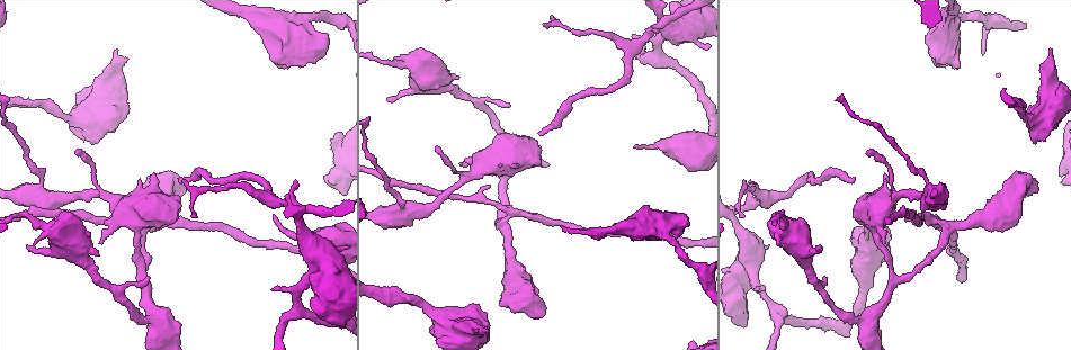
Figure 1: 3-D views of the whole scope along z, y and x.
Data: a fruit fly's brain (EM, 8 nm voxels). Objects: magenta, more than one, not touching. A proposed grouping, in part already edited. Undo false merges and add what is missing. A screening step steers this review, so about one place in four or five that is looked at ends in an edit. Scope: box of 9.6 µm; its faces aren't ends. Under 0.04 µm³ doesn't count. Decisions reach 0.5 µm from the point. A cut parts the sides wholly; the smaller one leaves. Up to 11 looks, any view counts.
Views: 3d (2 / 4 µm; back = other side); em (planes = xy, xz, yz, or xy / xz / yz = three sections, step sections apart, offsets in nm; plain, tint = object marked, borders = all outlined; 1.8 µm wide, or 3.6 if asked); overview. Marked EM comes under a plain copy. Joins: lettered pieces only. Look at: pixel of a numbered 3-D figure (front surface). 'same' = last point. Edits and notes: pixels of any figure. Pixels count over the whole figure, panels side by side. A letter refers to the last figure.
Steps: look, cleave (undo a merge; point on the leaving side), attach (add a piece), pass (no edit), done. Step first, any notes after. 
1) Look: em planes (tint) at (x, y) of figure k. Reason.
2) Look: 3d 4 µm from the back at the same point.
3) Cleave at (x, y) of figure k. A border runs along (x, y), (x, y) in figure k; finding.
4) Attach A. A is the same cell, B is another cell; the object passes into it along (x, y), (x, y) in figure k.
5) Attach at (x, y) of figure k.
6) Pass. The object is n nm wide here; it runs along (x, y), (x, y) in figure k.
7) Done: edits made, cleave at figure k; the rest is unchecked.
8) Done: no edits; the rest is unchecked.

Look: em yz step 8 (borders) at (502, 228) of figure 1.

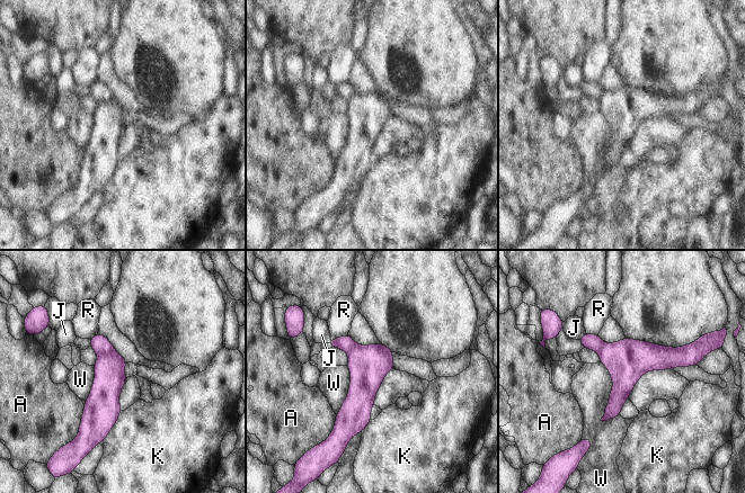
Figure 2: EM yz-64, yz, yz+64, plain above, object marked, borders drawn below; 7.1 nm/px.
Look: em planes (borders) at the same point. Cut it another way.

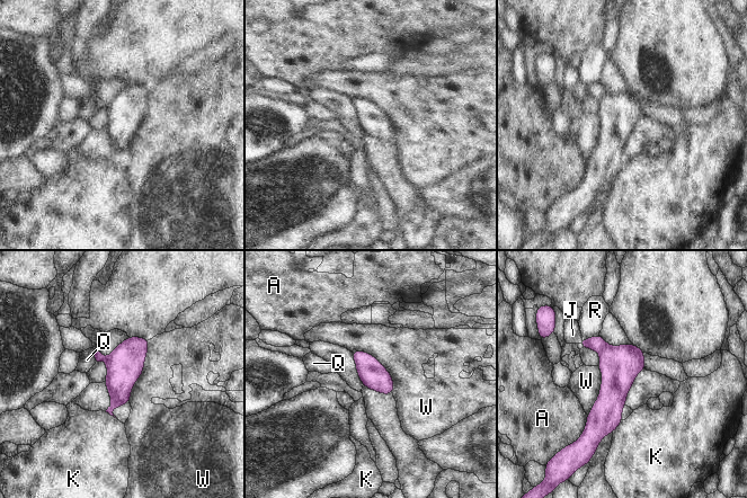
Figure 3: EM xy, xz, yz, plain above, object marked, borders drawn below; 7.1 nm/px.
Cleave at (597, 343) of figure 3. A, J, K, Q, R and W are other cells; a border runs along (606, 344), (599, 353) in figure 3; a second neuron is stuck on.

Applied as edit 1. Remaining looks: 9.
Look: overview.

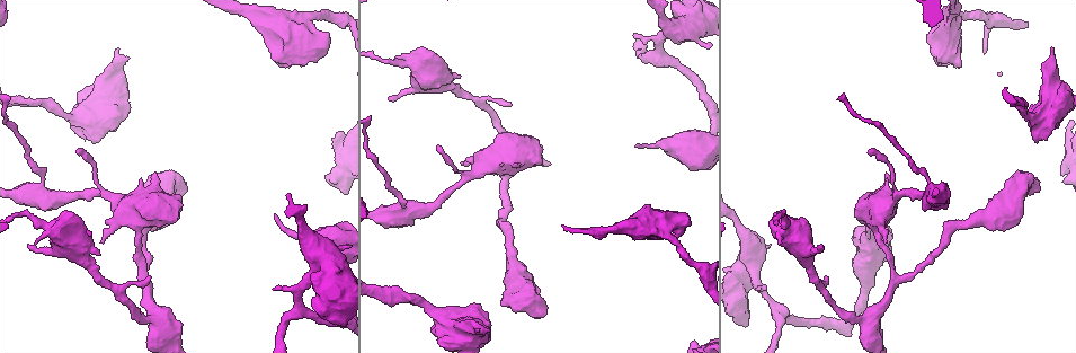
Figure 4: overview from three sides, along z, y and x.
Look: em planes (borders) at (137, 244) of figure 4. Sudden change in width.

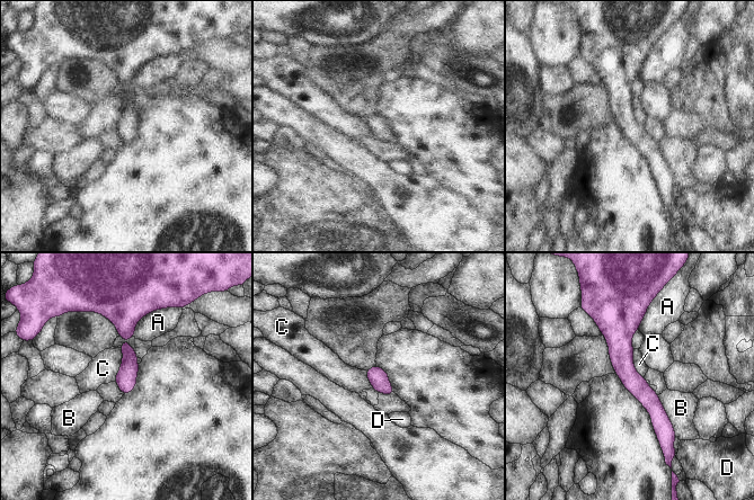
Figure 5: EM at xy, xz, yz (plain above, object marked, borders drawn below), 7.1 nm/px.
Pass. A, B, C and D are other cells; it runs along (626, 311), (623, 367), (662, 438) in figure 5; all the same neuron.

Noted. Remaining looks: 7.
Look: 3d 4 µm at (662, 20) of figure 4. Calibre changes.

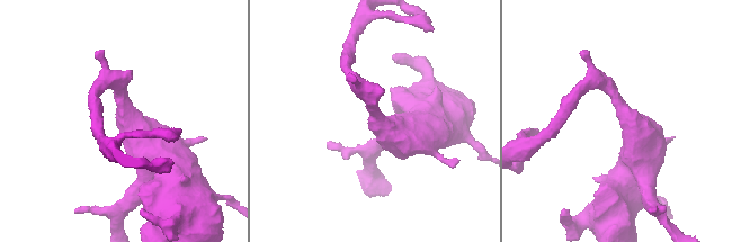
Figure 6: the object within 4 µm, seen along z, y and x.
Look: em xz step 16 (tint) at (629, 117) of figure 6. The arms are 260, 600 nm wide.

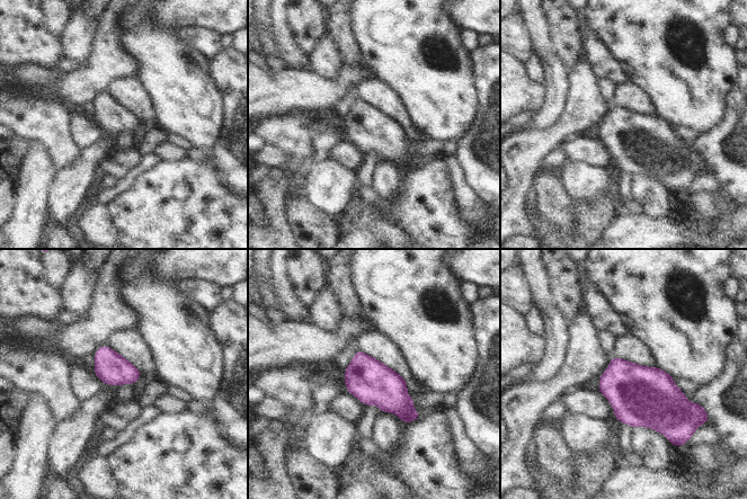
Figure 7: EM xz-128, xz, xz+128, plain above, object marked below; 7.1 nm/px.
Look: em planes (borders) at the same point. Another direction.

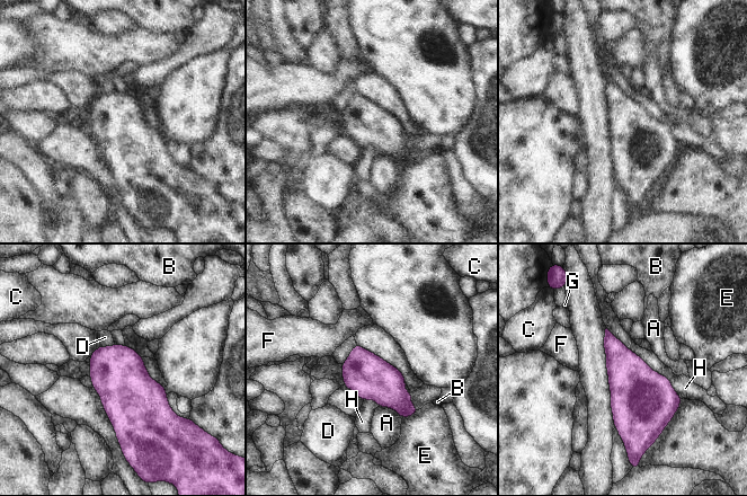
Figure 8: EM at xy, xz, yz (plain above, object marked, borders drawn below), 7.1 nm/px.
Pass. The object is 320 nm wide here; A, B, C, D, E, F, G and H are other cells; a border runs along (606, 327), (664, 374), (682, 398) in figure 8; all the same neuron.

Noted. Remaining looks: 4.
Look: em planes (borders) at (115, 49) of figure 4. Branch stops here.

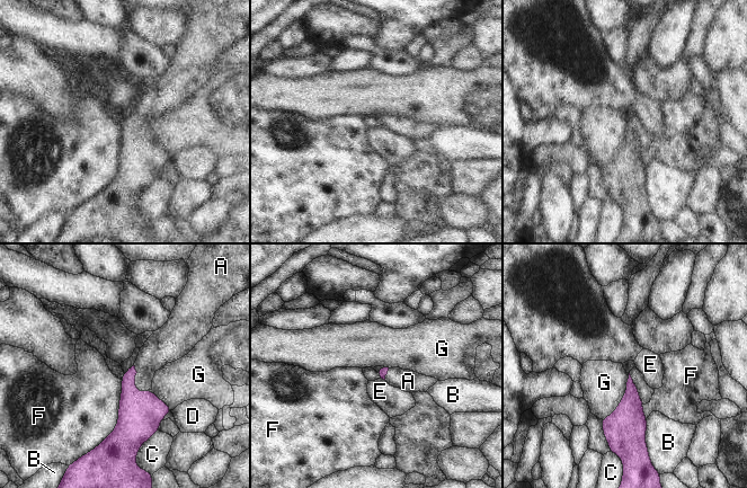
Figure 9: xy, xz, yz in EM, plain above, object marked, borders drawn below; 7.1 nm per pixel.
Attach A. The longest contact is with F, 500 nm; A is the same cell, B, C, D, E, F and G are other cells; the object passes into it along (140, 414), (134, 381), (154, 354) in figure 9; the neuron continues.

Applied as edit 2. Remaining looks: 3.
Look: overview. Redraw.

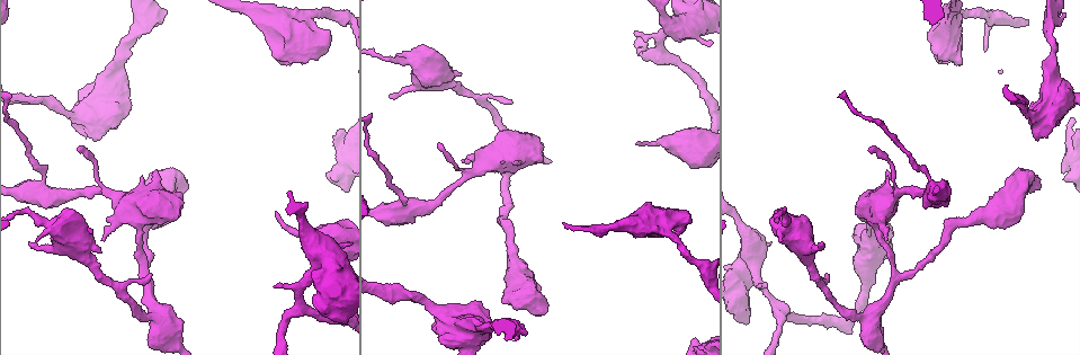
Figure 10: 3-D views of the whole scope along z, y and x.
Look: em 3.6 µm planes (borders) at (821, 244) of figure 10. Free end.

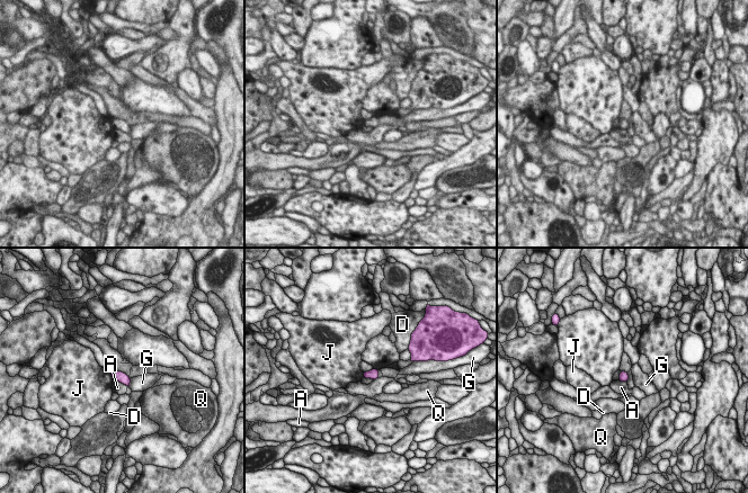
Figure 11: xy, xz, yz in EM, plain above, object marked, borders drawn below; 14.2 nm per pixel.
Pass. The object is 130 nm wide here; A, D, G, J and Q are other cells; a border runs along (131, 378), (128, 386) in figure 11; none of them fits.

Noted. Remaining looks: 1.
Done: edits made, cleave at figure 3, attach at figure 9; the rest is unchecked.

